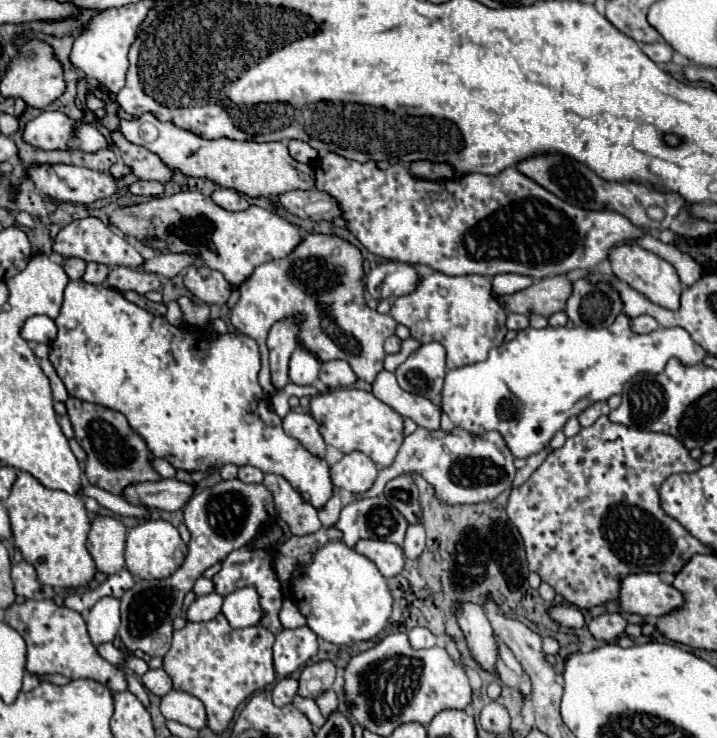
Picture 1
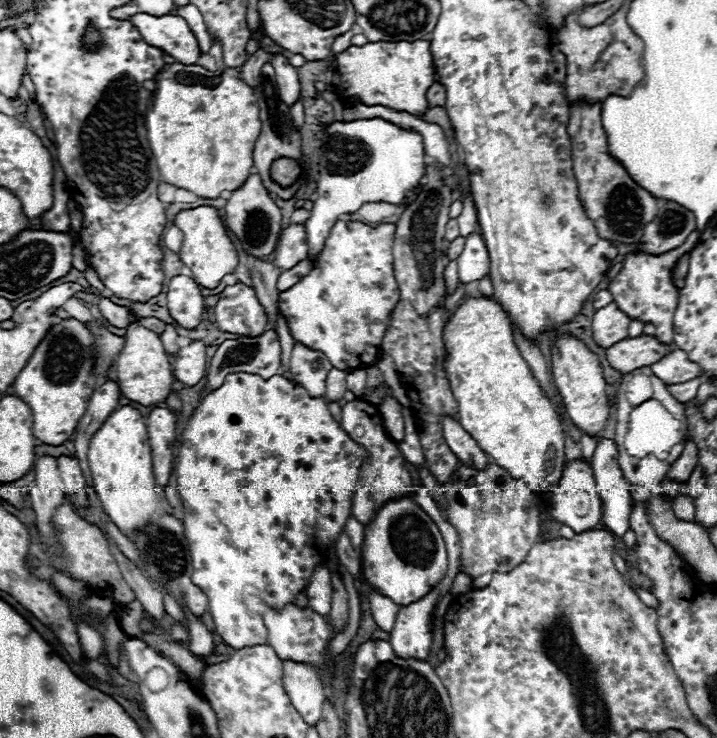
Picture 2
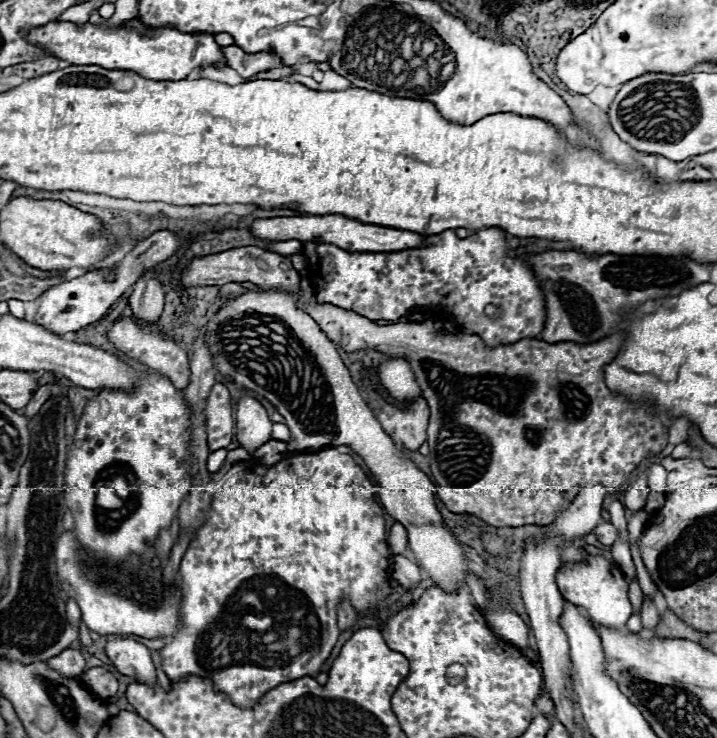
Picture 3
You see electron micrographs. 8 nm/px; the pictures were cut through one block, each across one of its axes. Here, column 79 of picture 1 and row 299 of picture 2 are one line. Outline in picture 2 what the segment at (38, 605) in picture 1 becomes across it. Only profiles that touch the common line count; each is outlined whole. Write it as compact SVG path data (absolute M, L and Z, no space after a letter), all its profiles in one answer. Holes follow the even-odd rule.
M694 230L682 246L678 246L676 250L668 250L668 254L654 256L654 254L628 252L622 260L622 270L608 286L608 290L614 298L614 304L624 314L628 314L634 320L656 326L658 342L672 344L672 318L674 318L674 310L678 306L678 290L676 290L676 286L672 286L672 270L674 270L676 262L696 246L698 236L700 234Z

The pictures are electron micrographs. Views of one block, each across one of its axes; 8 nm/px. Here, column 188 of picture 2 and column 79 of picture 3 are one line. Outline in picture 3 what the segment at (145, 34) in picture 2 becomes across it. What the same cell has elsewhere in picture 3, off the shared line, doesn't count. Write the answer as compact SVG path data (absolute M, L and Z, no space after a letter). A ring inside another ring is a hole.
M138 18L126 22L120 28L108 28L108 26L94 26L94 24L84 24L84 26L76 26L72 22L50 22L42 28L32 28L28 32L30 42L40 44L42 48L46 48L50 54L68 60L70 64L98 64L102 68L108 70L132 70L136 74L144 78L152 78L152 80L178 80L178 78L186 78L192 70L198 68L206 68L206 66L216 66L216 64L226 64L222 46L216 44L212 34L206 32L180 32L174 28L148 28L144 26Z

